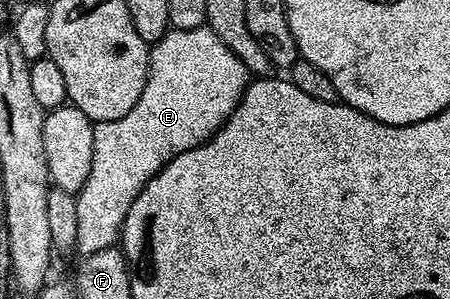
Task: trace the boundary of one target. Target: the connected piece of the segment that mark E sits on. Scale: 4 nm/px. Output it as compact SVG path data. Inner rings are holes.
M169 28L162 40L155 42L151 46L148 54L148 78L146 79L146 87L142 87L142 95L138 99L138 103L134 103L134 107L130 107L130 111L126 111L126 115L122 119L114 119L113 121L98 121L92 126L94 131L94 163L90 163L90 175L86 175L86 183L80 192L75 194L76 206L78 207L78 237L76 239L76 249L81 254L97 253L103 249L111 249L117 244L120 236L120 229L124 226L126 219L126 211L130 211L130 207L134 203L134 199L142 191L142 187L146 187L146 183L151 177L154 177L158 170L167 165L170 159L174 159L182 151L190 151L194 147L198 147L202 142L210 140L217 131L224 126L226 119L234 110L244 95L250 80L250 74L247 67L242 63L242 59L238 59L238 55L234 55L234 51L230 51L230 47L226 47L226 43L222 43L222 39L218 39L218 35L214 35L214 31L210 28L191 29L190 31L182 31L181 29Z

